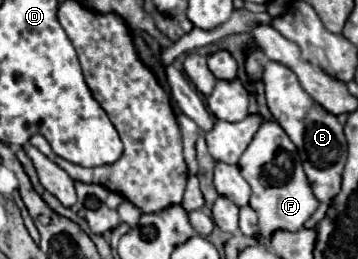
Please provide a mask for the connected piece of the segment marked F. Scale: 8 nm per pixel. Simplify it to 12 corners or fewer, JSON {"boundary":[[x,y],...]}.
{"boundary":[[277,122],[239,160],[261,234],[299,230],[319,202]]}

